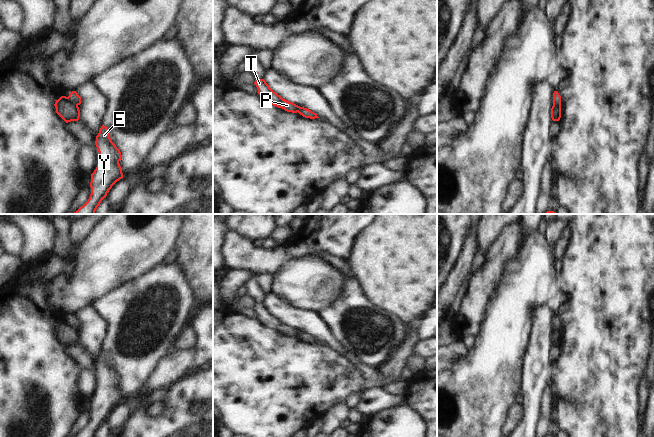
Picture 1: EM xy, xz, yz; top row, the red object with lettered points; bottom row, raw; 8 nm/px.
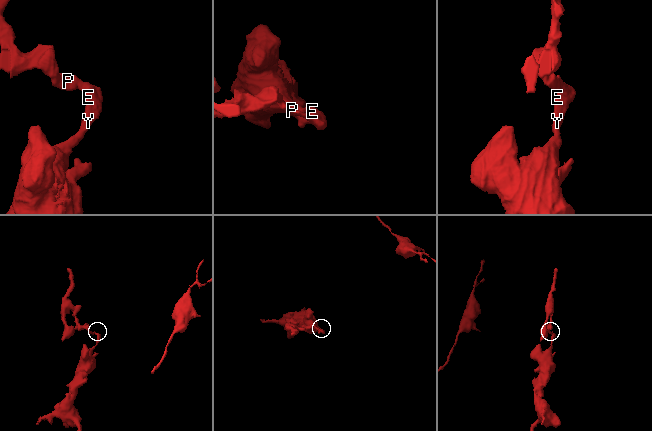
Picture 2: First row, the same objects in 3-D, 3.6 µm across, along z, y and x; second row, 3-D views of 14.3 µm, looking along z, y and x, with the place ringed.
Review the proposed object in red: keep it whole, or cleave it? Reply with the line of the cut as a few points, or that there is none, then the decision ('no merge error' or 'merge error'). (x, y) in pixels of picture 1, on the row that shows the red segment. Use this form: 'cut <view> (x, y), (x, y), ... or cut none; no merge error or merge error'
cut xy (66, 97), (77, 106); merge error

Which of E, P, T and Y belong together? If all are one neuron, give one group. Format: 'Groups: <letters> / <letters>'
Groups: E Y / P T

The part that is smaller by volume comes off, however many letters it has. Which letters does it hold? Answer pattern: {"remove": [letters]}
{"remove": ["P", "T"]}

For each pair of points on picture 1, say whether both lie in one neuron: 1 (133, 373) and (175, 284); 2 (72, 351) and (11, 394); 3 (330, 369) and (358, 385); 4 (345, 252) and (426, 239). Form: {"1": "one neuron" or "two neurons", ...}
{"1": "one neuron", "2": "two neurons", "3": "one neuron", "4": "two neurons"}

